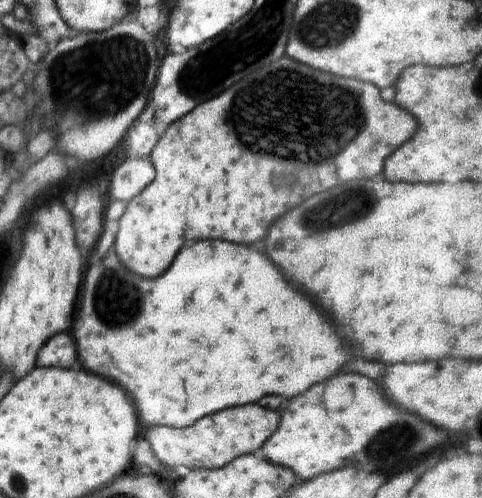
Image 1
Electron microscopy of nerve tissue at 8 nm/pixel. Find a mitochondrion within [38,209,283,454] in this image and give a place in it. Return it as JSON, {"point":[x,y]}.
{"point":[112,304]}

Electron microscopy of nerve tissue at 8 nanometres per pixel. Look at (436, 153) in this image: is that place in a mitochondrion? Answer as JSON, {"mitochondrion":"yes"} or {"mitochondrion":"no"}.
{"mitochondrion":"no"}

